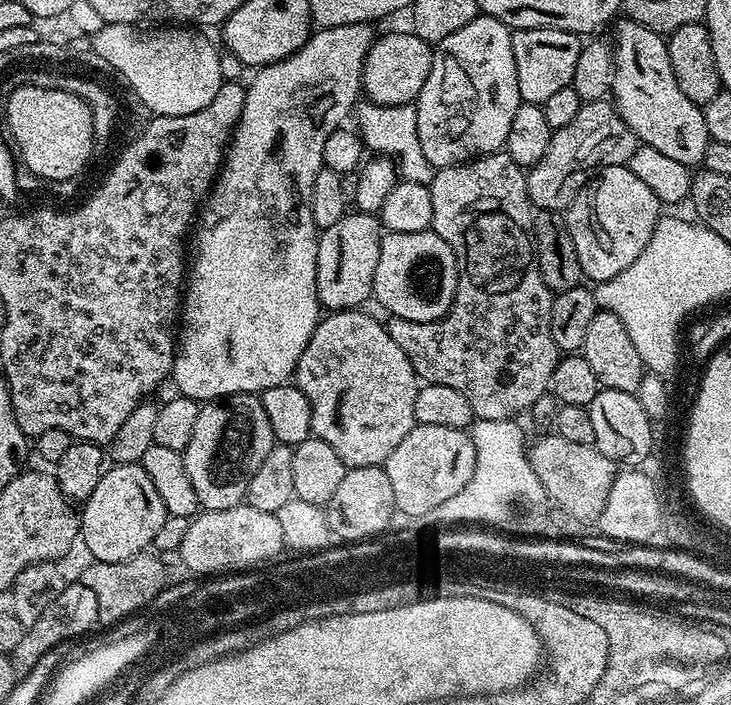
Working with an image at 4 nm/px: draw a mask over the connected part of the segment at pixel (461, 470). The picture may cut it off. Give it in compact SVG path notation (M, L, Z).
M417 424L382 465L394 490L397 513L404 518L427 518L430 510L438 510L470 482L475 461L476 447L465 429Z

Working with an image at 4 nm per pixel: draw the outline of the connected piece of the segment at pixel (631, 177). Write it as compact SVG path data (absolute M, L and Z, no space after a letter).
M623 164L599 169L566 209L568 233L578 254L581 273L587 279L589 276L592 282L622 274L622 270L646 250L661 215L659 198L646 182L642 182L642 178L638 178L638 174Z

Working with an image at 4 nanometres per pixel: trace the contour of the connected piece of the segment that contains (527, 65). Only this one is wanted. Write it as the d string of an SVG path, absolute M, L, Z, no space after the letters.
M517 28L512 33L512 45L514 70L518 70L518 94L523 103L543 106L546 98L571 85L582 47L577 33L553 28Z

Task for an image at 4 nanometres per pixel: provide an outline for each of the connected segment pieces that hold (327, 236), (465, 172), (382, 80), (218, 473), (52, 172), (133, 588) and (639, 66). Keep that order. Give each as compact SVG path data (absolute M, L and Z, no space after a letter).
M355 210L319 233L316 242L316 293L321 309L356 310L370 300L381 235L380 221L373 213Z
M506 150L491 152L489 156L478 156L474 160L467 160L464 164L439 169L428 189L430 202L434 206L431 231L437 232L442 242L446 242L446 246L454 250L458 270L458 286L454 302L447 314L434 322L410 322L406 318L391 317L386 324L388 333L390 338L394 338L394 343L400 347L402 354L410 358L410 366L414 366L417 377L424 384L450 386L450 390L458 390L458 394L462 394L462 398L470 402L470 410L476 420L510 420L519 417L519 412L524 412L527 408L529 411L538 402L538 398L542 398L549 391L550 374L554 374L554 366L562 359L562 353L550 334L550 306L554 293L546 286L536 261L536 246L532 235L534 208L528 198L528 177L525 169L520 168L518 162L514 162L514 158L510 158Z
M410 30L377 35L370 46L368 57L364 59L363 95L369 101L381 104L415 102L420 96L422 86L426 86L426 78L430 78L433 51L433 45L427 44Z
M239 392L201 403L194 434L183 451L186 474L190 474L201 509L209 512L230 510L245 503L250 478L254 478L258 466L262 466L266 454L270 454L276 444L270 418L266 418L259 395Z
M28 84L14 89L6 96L6 102L6 132L19 159L42 179L53 181L79 177L79 172L94 153L94 126L88 103L72 93Z
M156 554L126 558L126 562L92 562L89 565L82 576L82 583L90 586L94 598L98 598L98 621L106 622L108 626L115 625L147 607L148 603L165 589L170 580L159 555Z
M627 18L617 19L615 24L614 74L610 96L616 105L616 113L622 122L626 122L626 126L630 126L640 144L654 146L654 150L674 158L674 162L703 165L706 146L710 143L704 109L682 94L670 66L665 37Z

